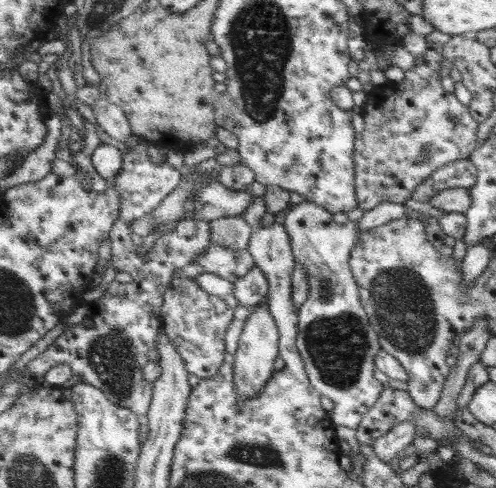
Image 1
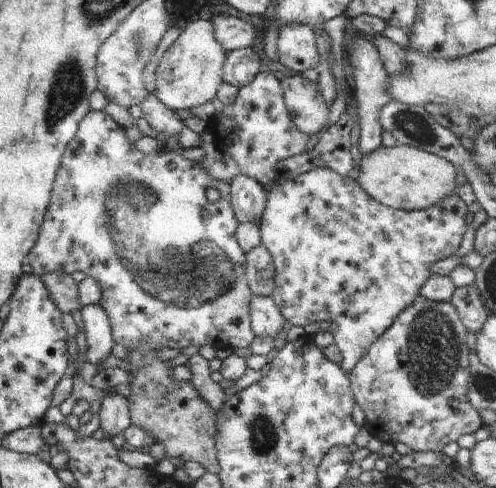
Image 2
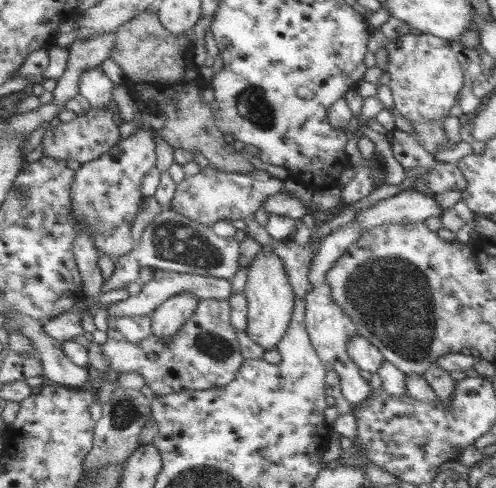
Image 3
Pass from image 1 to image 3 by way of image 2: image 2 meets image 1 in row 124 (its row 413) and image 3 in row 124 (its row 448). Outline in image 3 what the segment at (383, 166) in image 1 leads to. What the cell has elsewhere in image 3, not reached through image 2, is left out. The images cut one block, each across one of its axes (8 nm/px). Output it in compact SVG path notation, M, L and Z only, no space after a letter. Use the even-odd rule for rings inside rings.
M409 32L393 42L387 42L387 66L389 90L395 110L413 126L413 134L407 134L419 148L435 156L441 152L441 144L449 142L443 132L443 118L455 106L455 96L463 90L463 68L459 66L451 42L433 34Z

